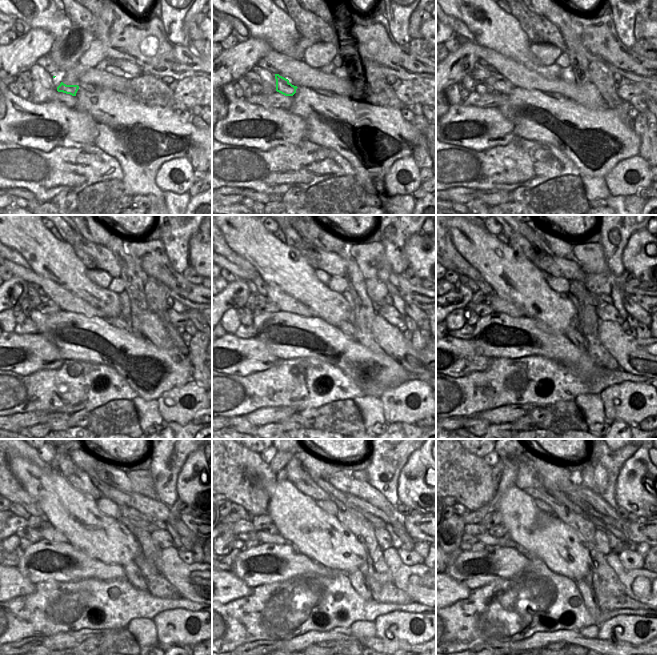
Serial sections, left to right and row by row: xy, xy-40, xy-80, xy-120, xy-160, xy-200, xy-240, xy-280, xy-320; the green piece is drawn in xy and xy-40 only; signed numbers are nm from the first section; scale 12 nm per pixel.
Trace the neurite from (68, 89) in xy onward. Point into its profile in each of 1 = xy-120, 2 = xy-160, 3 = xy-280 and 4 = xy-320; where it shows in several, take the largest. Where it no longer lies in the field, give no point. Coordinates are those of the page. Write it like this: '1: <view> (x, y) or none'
1: xy-120 (47, 306)
2: xy-160 (268, 307)
3: xy-280 (244, 537)
4: xy-320 (467, 538)

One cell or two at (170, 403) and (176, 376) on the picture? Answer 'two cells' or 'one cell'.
two cells

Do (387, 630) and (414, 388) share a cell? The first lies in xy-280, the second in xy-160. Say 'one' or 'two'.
one

